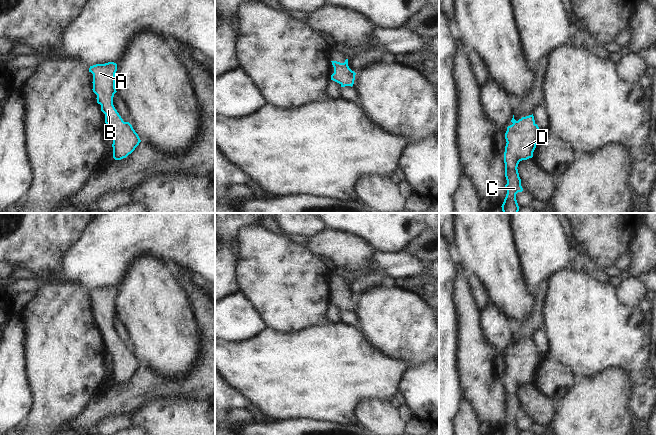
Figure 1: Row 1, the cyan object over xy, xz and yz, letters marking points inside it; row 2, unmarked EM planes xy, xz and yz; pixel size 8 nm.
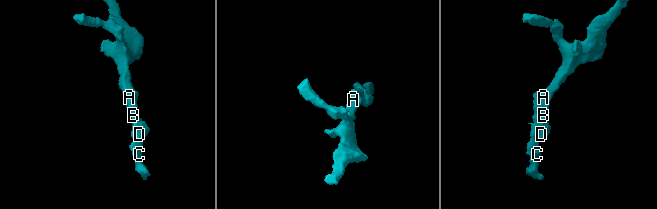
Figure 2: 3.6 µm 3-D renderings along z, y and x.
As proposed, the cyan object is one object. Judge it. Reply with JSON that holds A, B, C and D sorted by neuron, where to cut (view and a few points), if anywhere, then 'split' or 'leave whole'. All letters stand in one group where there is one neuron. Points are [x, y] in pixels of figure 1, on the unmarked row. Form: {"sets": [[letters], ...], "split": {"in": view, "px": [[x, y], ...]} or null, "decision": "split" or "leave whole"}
{"sets": [["A", "B", "C", "D"]], "split": null, "decision": "leave whole"}

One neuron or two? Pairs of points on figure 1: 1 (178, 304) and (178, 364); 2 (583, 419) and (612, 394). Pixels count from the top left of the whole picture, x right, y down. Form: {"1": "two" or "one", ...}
{"1": "one", "2": "one"}

